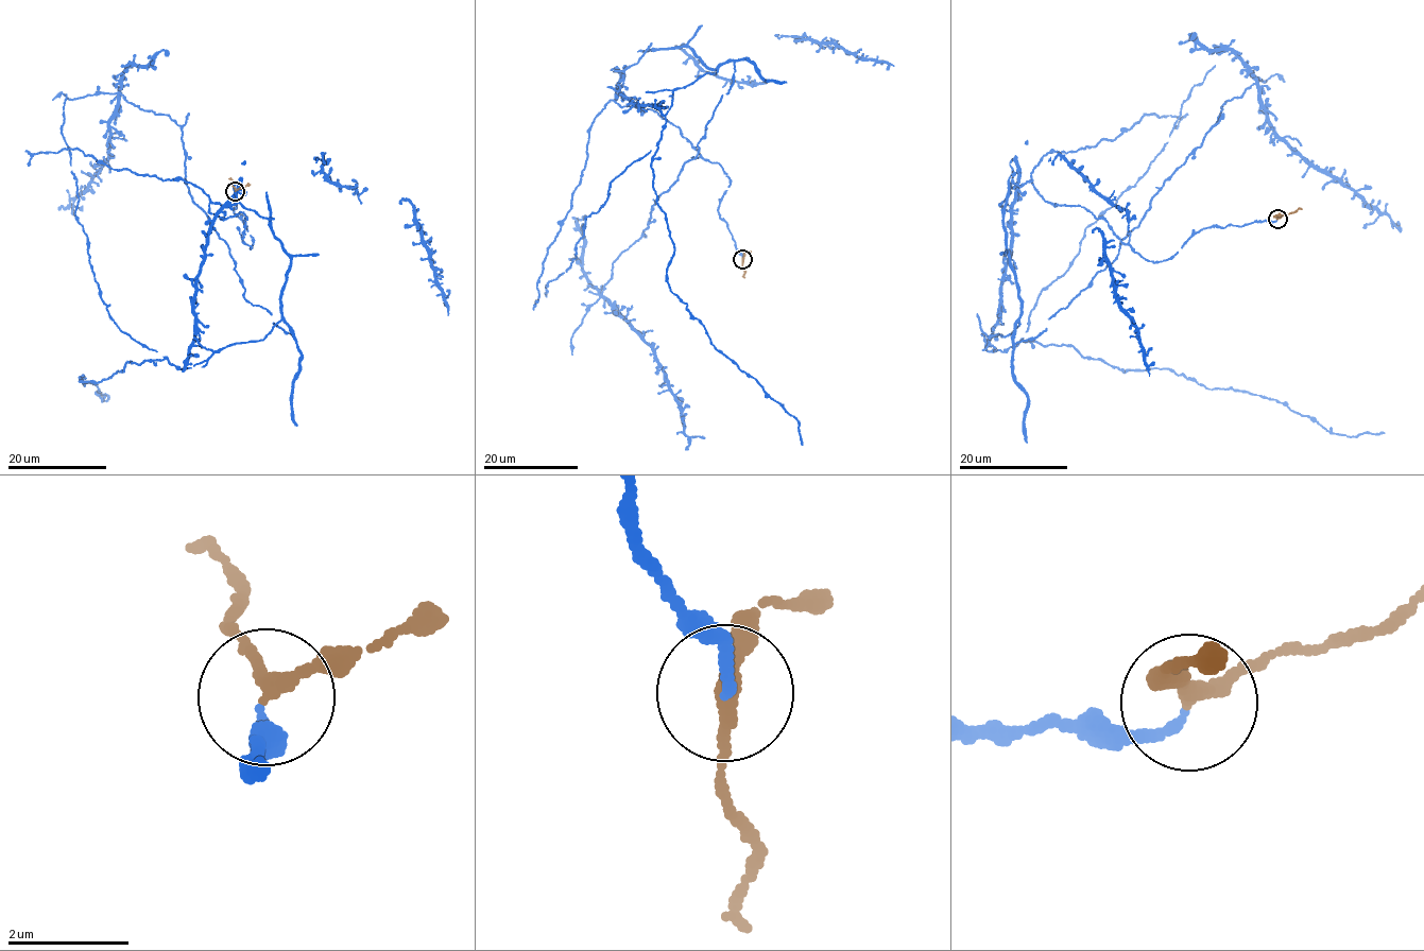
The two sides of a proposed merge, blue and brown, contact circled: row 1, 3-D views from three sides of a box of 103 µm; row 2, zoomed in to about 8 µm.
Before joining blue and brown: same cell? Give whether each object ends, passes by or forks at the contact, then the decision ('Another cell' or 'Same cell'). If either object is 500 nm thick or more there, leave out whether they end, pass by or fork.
At the ring blue ends. At the ring brown passes by. Same cell

